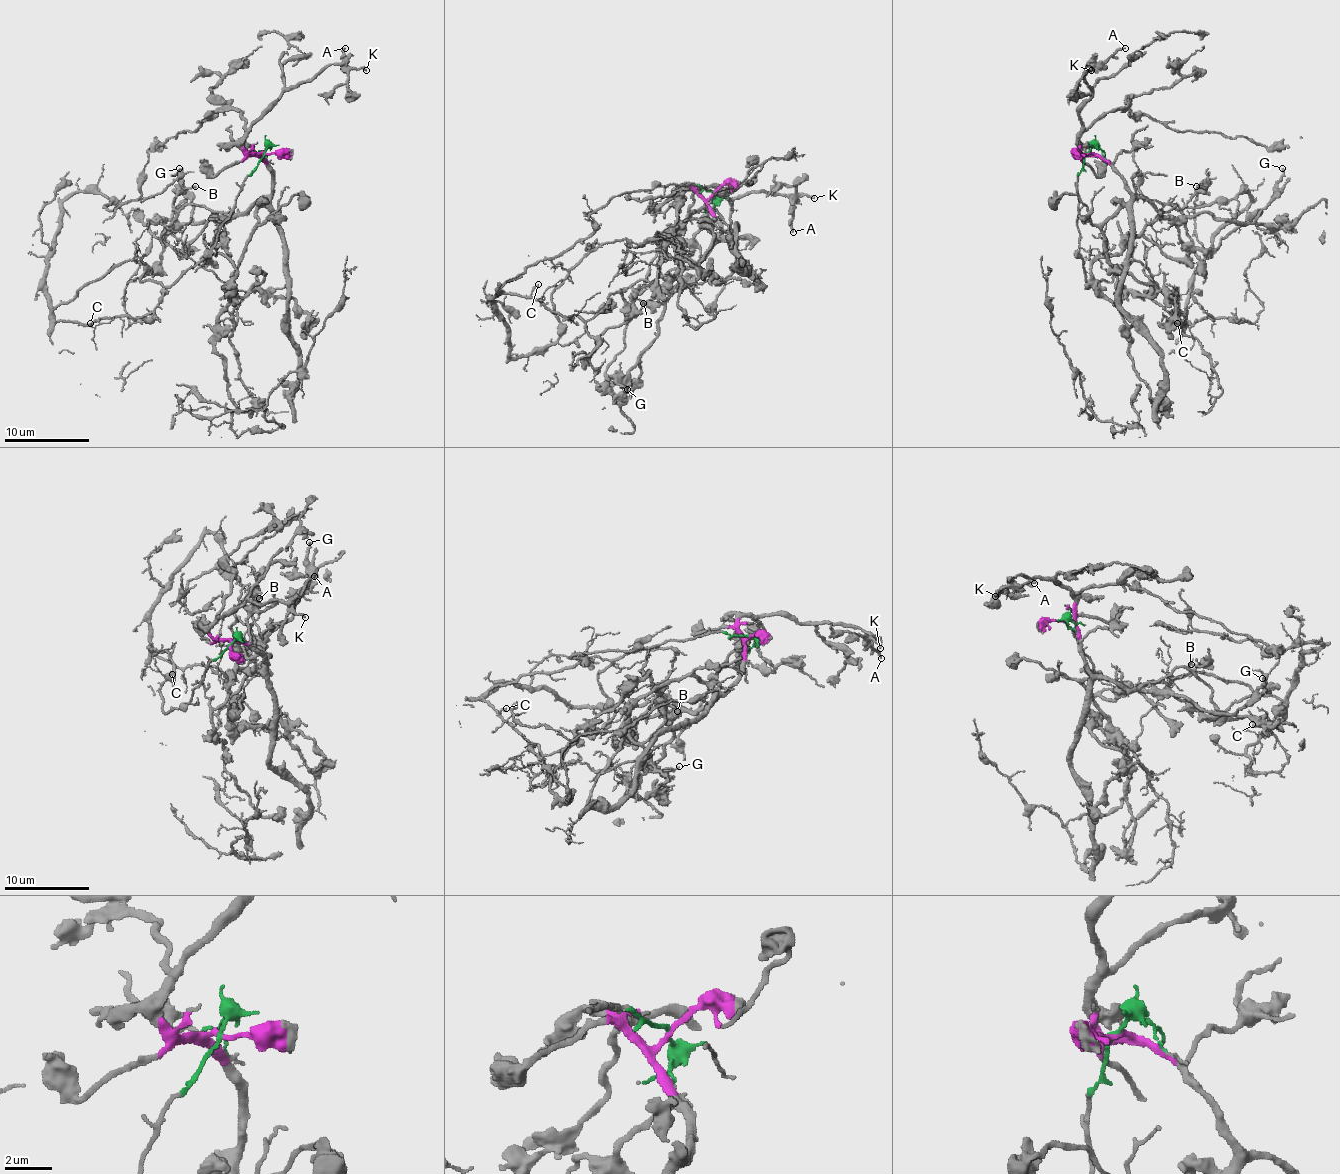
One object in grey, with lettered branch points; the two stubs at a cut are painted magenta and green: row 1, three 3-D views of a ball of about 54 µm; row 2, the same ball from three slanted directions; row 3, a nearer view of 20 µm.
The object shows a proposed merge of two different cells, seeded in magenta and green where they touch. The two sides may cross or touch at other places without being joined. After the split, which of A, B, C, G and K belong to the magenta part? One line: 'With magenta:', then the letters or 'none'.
With magenta: A, B, G, K

